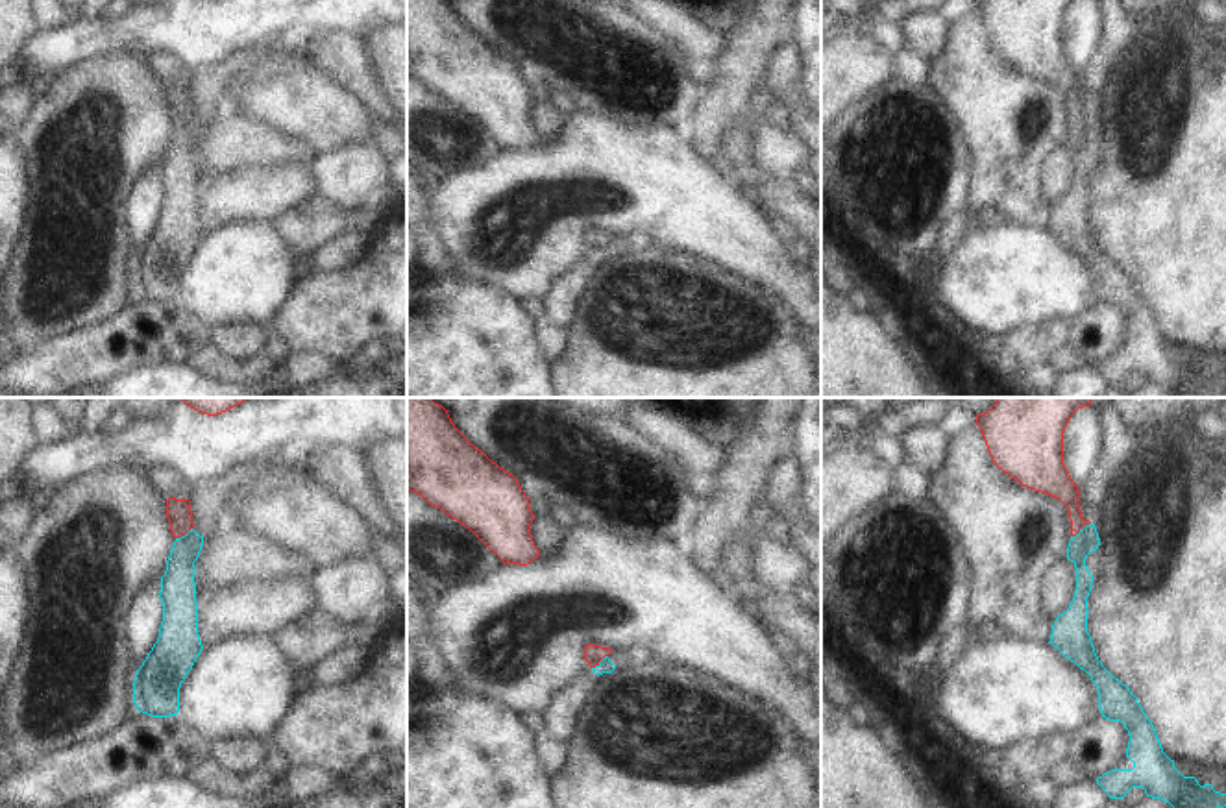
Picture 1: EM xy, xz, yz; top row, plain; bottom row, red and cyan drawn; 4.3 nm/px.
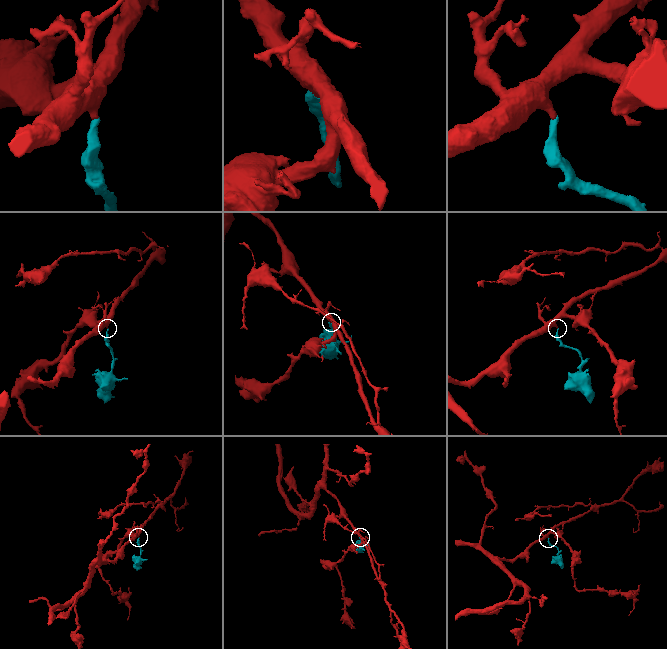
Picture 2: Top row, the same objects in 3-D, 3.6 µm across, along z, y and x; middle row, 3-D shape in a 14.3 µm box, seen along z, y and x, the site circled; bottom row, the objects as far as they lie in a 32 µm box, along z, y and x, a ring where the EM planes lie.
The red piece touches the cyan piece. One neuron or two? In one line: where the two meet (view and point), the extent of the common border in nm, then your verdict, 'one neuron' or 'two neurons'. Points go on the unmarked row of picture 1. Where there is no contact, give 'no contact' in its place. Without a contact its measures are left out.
contact yz (1080, 113); length 110 nm; one neuron

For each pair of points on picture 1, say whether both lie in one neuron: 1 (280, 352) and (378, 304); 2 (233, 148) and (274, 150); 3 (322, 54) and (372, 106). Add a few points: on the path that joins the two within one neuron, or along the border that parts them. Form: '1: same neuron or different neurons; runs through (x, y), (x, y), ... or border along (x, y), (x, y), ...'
1: different neurons; border along (270, 331), (293, 354)
2: same neuron; runs through (243, 148), (265, 148)
3: same neuron; runs through (337, 63), (365, 91)

